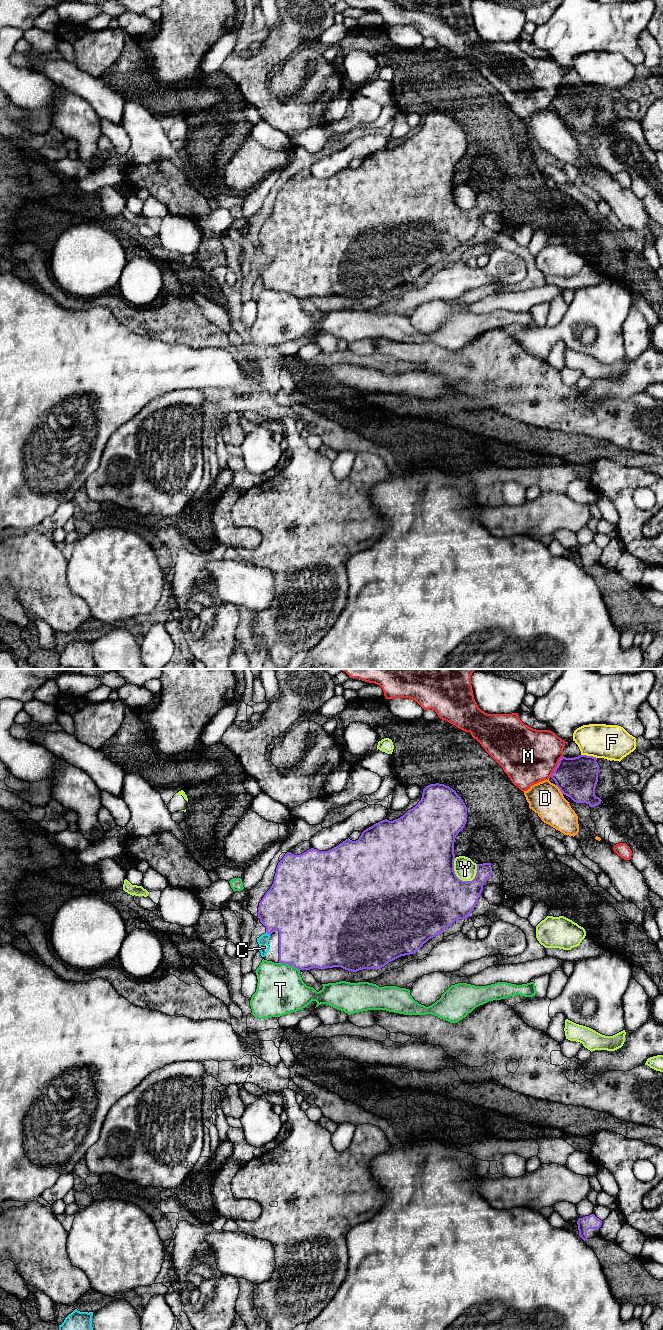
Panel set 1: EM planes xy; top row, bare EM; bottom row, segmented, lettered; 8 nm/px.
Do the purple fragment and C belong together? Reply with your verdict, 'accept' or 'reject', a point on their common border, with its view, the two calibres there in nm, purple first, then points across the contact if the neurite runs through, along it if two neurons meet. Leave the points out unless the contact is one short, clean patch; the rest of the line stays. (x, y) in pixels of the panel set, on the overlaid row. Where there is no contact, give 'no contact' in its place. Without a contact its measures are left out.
accept; meets purple in xy at (267, 932); 380 nm thick on the purple side, 90 nm on the other; runs through xy (285, 907), (273, 919), (267, 932), (264, 938), (264, 947)

